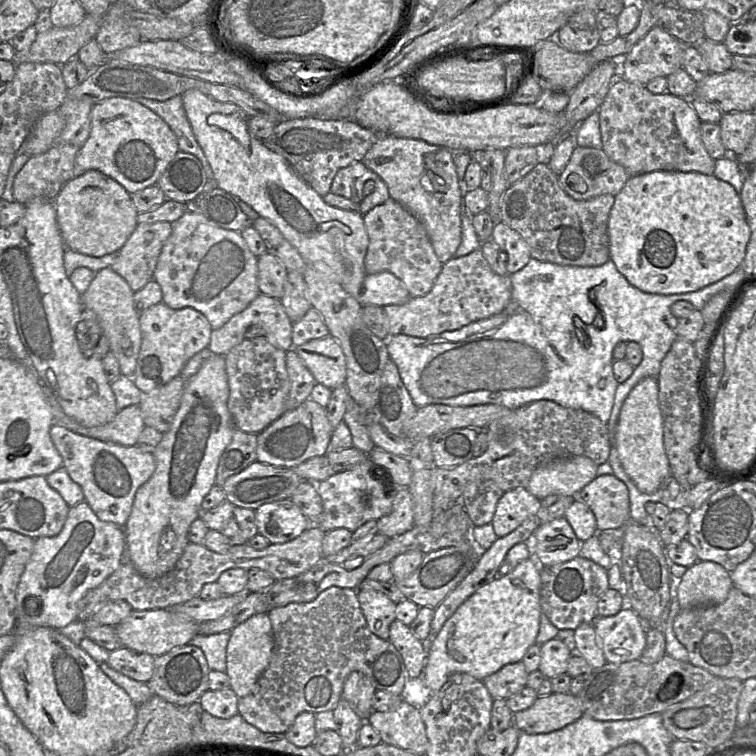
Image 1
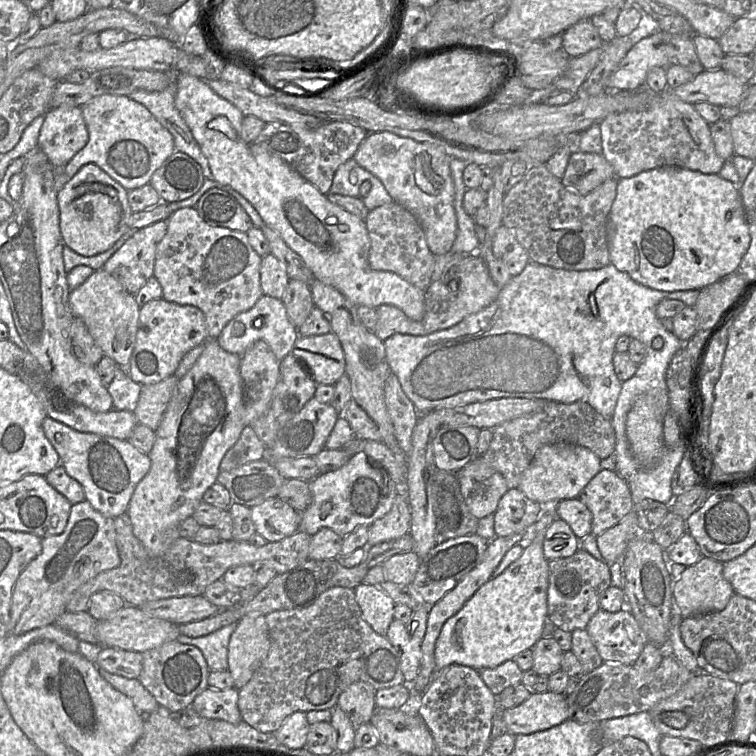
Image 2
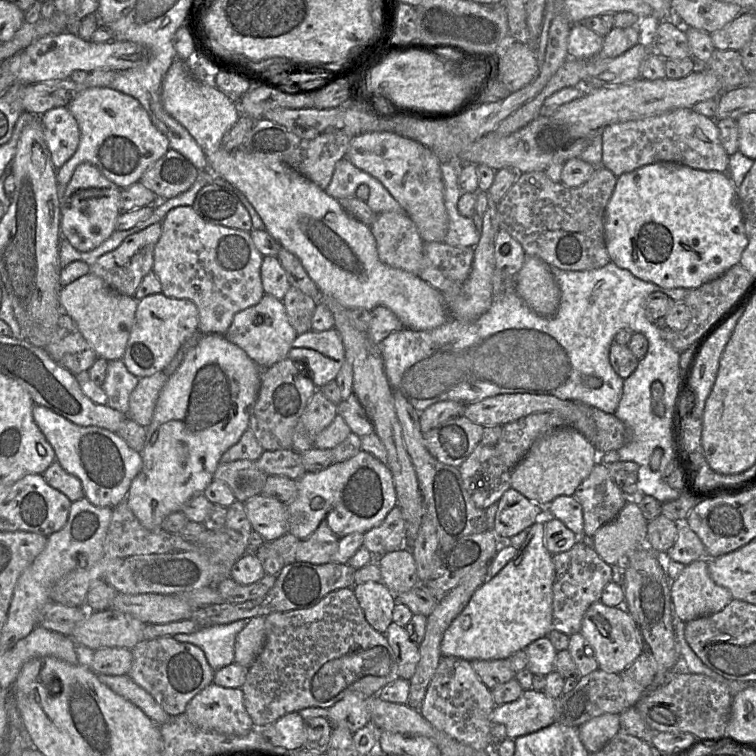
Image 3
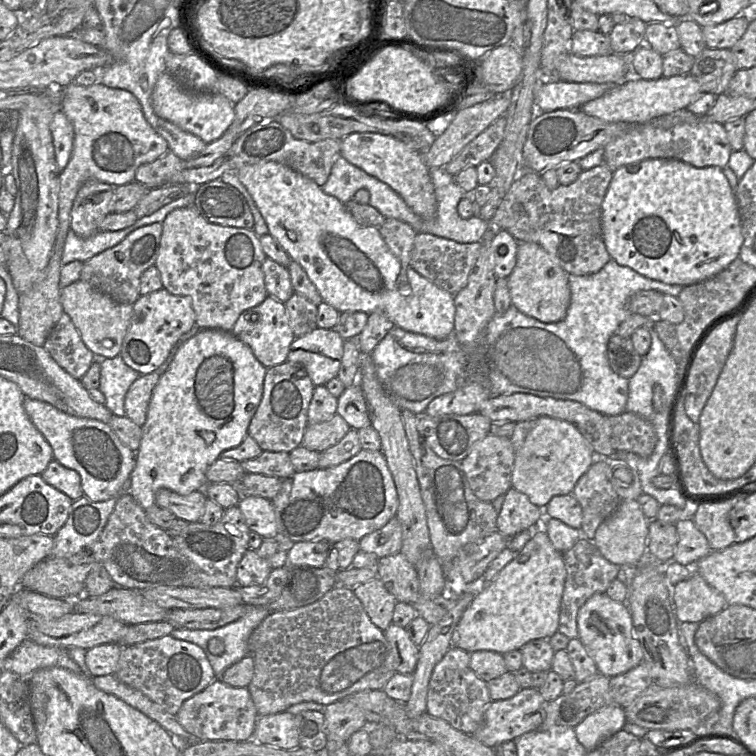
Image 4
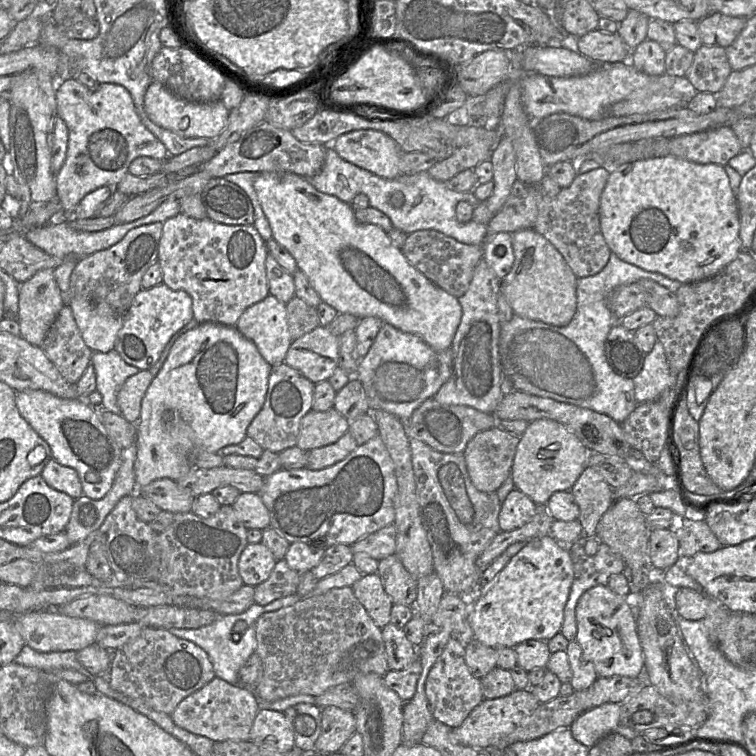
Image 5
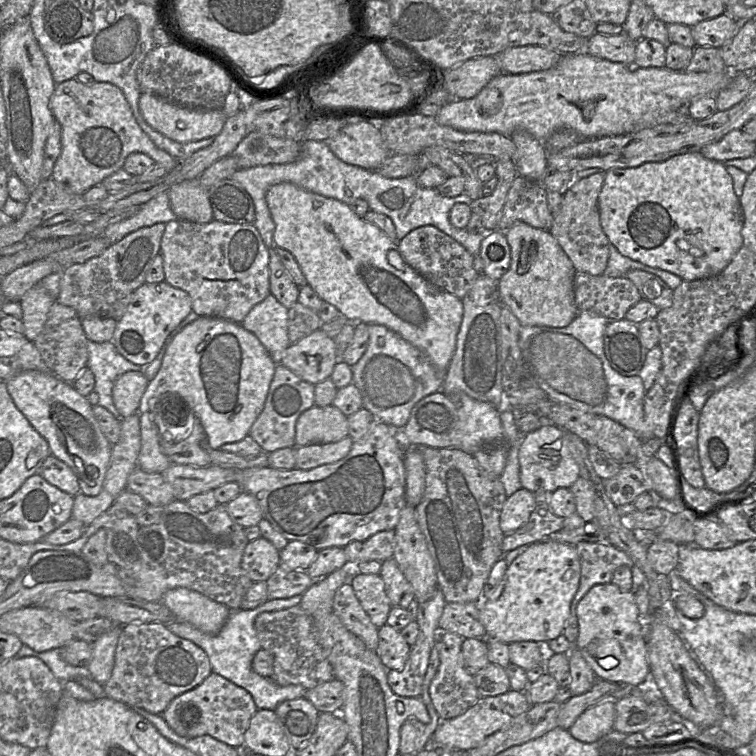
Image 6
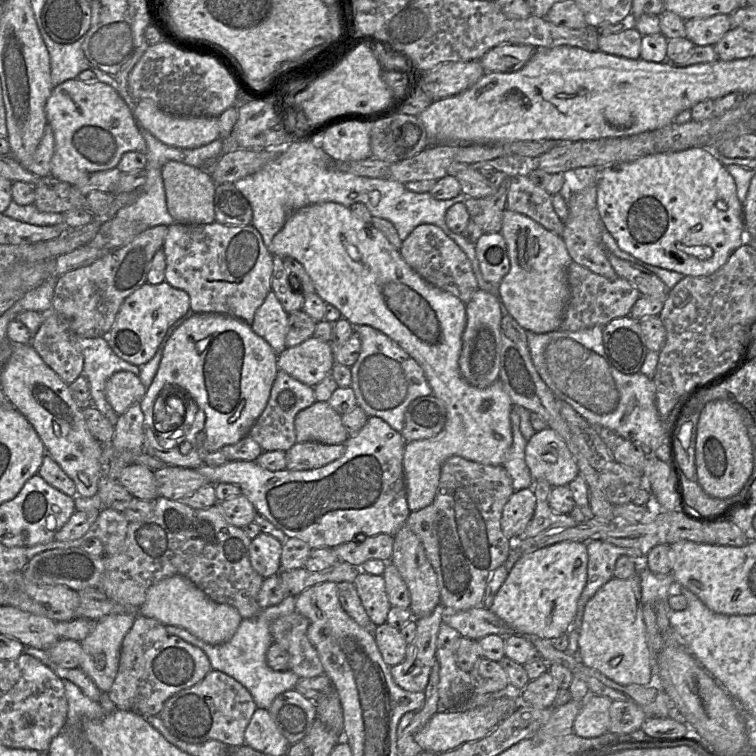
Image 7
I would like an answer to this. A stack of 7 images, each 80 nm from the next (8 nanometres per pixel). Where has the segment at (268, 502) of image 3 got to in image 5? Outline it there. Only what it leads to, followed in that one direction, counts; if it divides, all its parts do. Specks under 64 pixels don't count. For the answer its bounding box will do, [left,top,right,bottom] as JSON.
[231,493,270,530]

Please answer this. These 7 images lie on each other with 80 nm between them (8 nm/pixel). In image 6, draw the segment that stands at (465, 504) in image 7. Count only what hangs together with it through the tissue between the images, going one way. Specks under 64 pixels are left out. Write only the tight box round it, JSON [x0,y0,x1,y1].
[415,447,507,603]

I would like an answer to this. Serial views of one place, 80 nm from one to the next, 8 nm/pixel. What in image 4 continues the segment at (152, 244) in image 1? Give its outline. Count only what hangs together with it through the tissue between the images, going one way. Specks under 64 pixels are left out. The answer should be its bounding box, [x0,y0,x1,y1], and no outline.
[80,222,161,305]

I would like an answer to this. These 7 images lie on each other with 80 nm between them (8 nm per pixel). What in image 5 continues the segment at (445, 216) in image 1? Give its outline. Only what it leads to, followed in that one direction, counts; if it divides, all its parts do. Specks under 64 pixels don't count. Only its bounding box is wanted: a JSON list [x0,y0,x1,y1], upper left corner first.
[330,129,406,179]

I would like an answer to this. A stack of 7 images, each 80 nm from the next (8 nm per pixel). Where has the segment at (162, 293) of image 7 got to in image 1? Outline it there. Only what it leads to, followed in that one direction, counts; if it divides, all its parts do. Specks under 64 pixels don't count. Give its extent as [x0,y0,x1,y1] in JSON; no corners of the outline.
[131,301,212,394]

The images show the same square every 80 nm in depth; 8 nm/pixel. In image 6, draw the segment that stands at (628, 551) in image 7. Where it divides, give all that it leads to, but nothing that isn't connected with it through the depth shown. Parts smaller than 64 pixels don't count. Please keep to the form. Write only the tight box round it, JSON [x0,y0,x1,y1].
[563,541,632,646]

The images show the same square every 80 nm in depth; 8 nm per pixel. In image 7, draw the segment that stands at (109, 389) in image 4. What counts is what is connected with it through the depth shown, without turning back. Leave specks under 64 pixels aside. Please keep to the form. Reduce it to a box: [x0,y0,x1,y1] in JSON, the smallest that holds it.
[77,336,141,426]

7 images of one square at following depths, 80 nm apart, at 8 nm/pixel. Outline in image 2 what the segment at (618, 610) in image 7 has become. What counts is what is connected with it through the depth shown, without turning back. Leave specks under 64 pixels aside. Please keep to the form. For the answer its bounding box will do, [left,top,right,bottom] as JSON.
[585,609,648,664]

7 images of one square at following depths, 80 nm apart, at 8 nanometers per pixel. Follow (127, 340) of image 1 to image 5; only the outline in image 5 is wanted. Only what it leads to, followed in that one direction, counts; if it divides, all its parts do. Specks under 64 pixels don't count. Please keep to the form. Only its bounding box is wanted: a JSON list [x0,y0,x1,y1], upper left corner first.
[66,297,125,353]

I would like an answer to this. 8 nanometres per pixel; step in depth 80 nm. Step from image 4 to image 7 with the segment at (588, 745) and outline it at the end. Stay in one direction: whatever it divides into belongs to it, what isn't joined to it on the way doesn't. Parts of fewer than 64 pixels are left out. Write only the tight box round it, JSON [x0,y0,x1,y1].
[573,694,612,738]

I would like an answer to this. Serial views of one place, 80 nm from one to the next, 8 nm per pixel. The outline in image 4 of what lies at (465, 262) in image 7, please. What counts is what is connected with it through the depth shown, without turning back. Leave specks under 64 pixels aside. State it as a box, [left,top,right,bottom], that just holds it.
[409,233,481,296]

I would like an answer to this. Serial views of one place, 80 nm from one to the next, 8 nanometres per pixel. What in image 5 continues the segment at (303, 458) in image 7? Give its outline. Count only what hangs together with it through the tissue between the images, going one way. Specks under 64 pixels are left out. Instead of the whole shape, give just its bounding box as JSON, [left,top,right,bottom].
[306,431,358,470]

